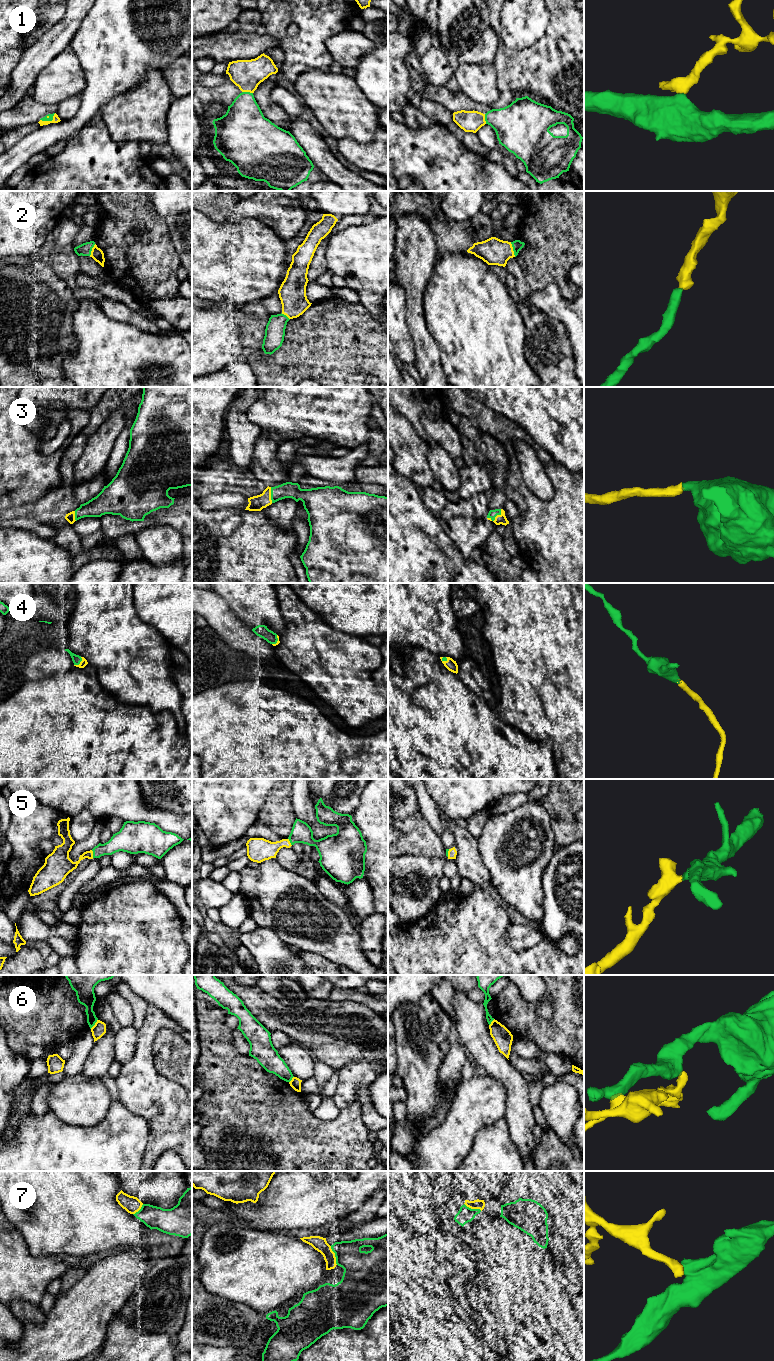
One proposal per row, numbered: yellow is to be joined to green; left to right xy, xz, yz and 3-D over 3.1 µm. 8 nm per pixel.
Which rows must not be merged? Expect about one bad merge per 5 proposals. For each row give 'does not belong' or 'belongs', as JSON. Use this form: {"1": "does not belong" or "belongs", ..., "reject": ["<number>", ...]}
{"1": "belongs", "2": "belongs", "3": "belongs", "4": "belongs", "5": "belongs", "6": "does not belong", "7": "belongs", "reject": ["6"]}

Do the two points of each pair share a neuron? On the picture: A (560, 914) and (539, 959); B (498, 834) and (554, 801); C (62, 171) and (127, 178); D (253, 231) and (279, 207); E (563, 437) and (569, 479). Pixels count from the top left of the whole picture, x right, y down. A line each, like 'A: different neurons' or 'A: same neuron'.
A: different neurons
B: different neurons
C: same neuron
D: different neurons
E: different neurons

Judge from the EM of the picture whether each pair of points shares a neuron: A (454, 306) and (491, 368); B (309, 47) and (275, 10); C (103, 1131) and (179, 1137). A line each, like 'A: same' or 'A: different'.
A: same
B: same
C: different

